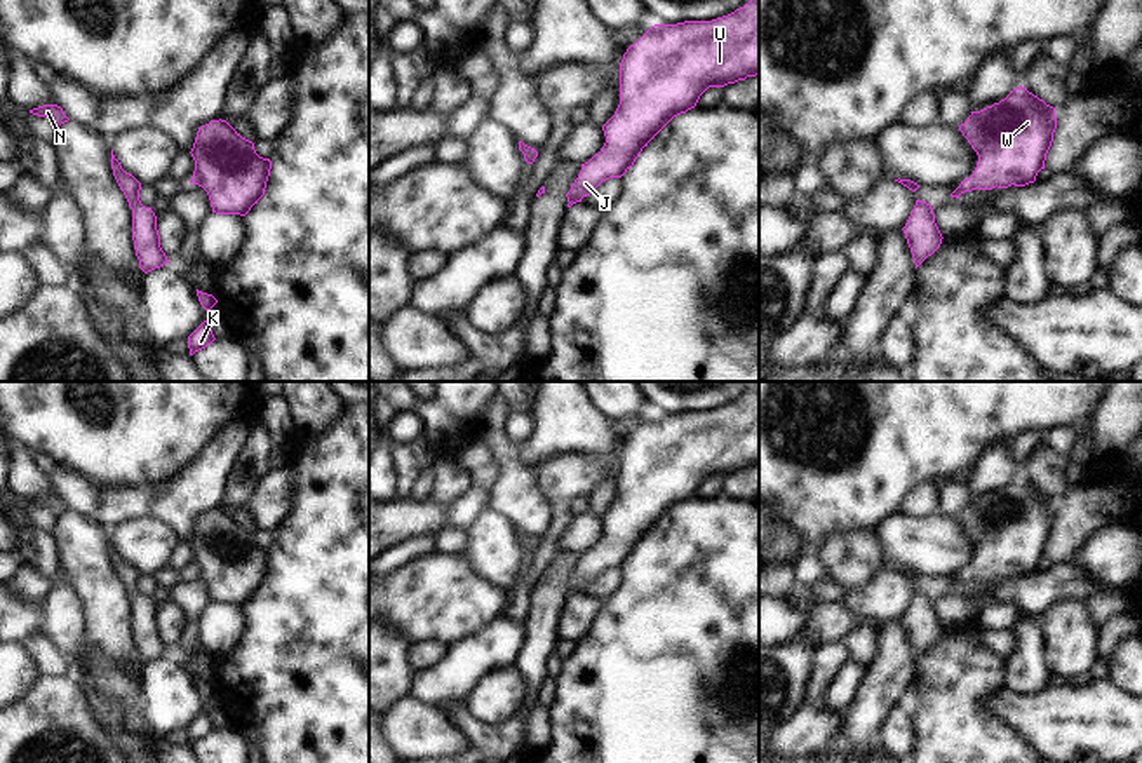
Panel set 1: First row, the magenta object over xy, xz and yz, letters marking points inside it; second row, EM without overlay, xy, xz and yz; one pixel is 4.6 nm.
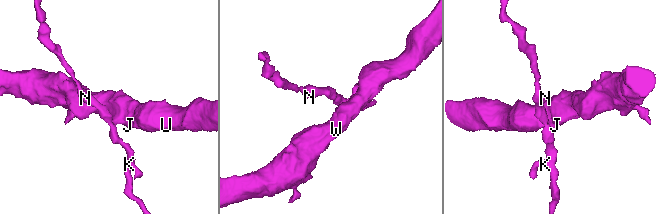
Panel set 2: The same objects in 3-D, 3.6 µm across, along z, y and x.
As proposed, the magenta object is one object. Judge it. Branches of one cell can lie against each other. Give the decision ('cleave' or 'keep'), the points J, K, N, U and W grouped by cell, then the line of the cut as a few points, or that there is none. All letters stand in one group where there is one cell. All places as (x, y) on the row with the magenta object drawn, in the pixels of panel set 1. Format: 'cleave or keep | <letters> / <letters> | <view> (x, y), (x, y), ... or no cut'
keep | J K N U W | no cut

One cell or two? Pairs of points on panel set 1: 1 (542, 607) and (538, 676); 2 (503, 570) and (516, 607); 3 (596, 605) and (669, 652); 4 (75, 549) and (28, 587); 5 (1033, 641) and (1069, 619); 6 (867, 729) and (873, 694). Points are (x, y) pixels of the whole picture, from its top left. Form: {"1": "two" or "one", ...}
{"1": "one", "2": "two", "3": "two", "4": "two", "5": "two", "6": "one"}

